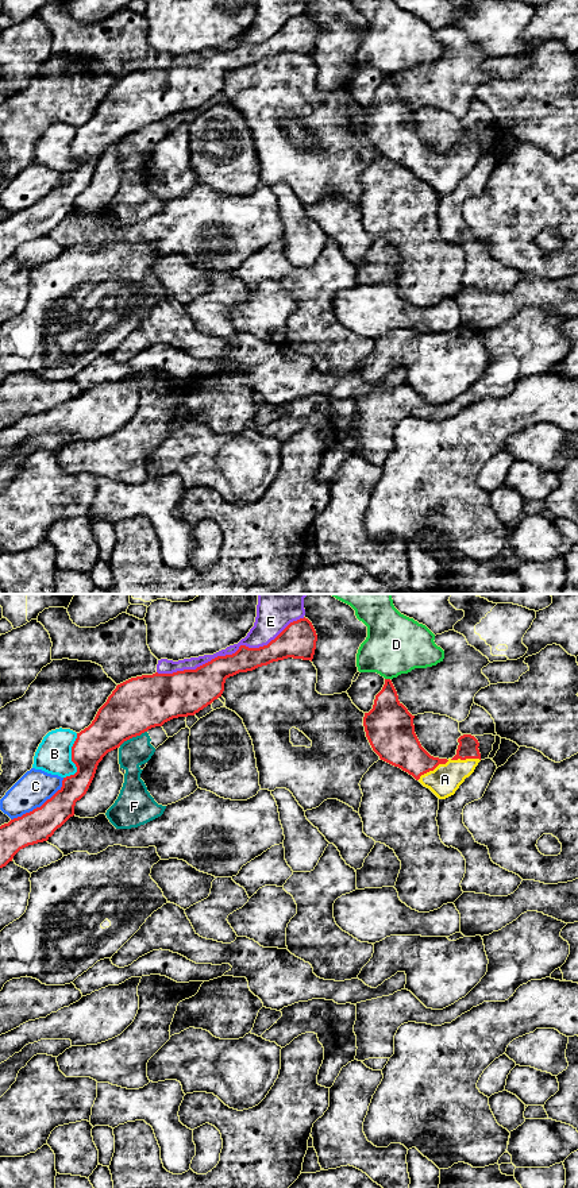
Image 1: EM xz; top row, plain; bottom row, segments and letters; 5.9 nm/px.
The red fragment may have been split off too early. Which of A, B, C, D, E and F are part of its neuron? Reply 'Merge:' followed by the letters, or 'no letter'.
Merge: A

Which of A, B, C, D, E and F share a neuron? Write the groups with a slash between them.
A / B / C / D / E / F

